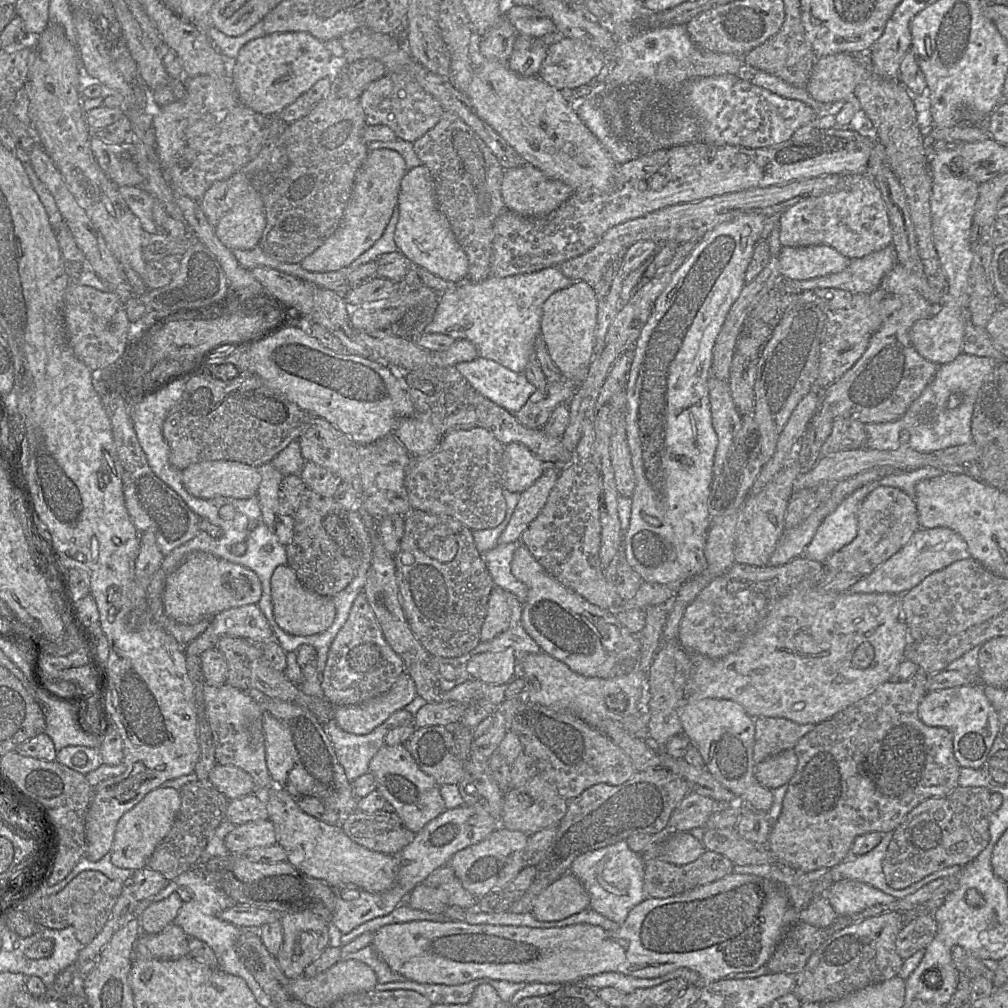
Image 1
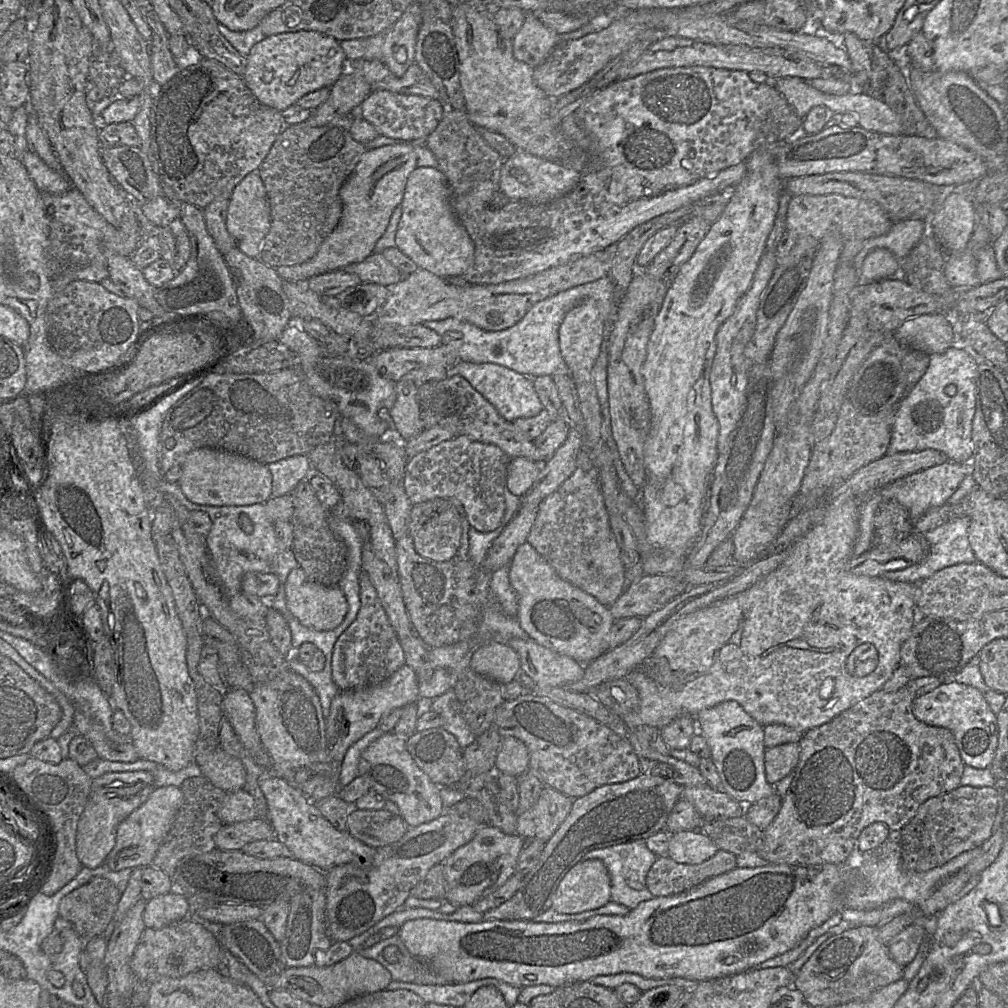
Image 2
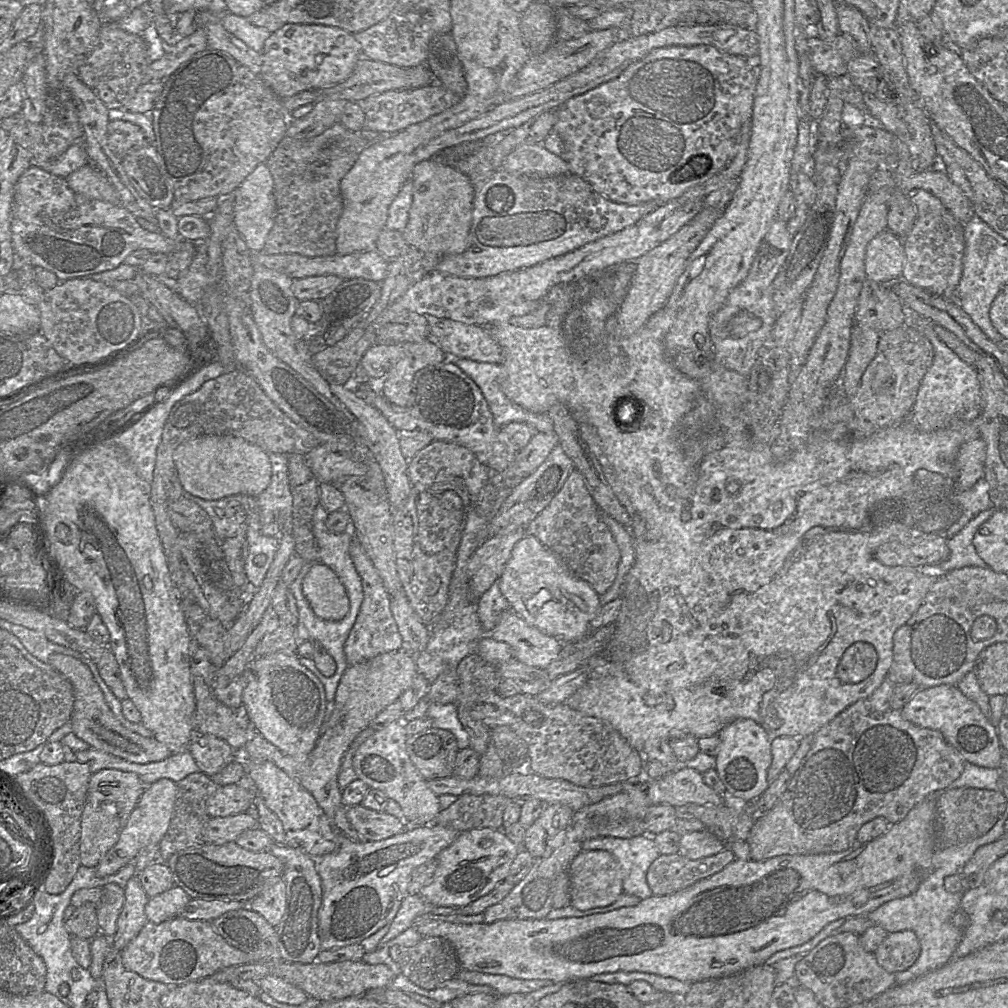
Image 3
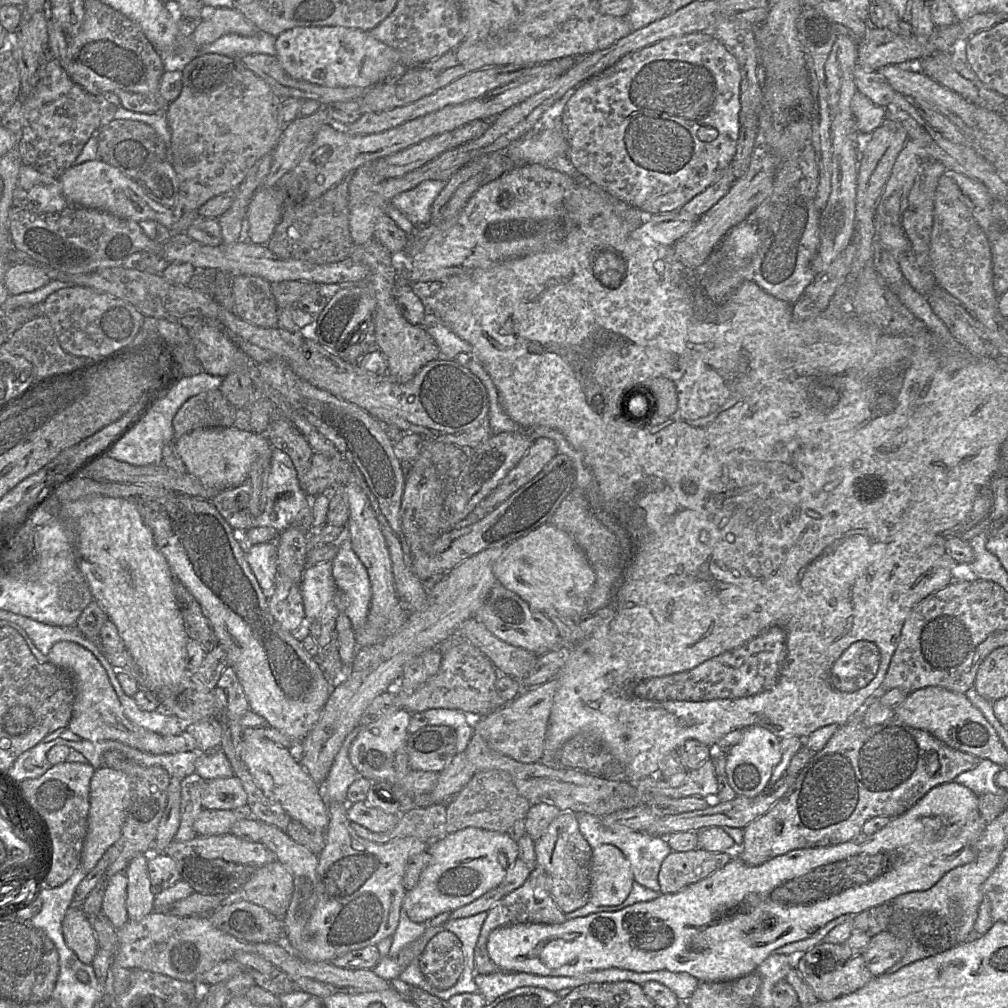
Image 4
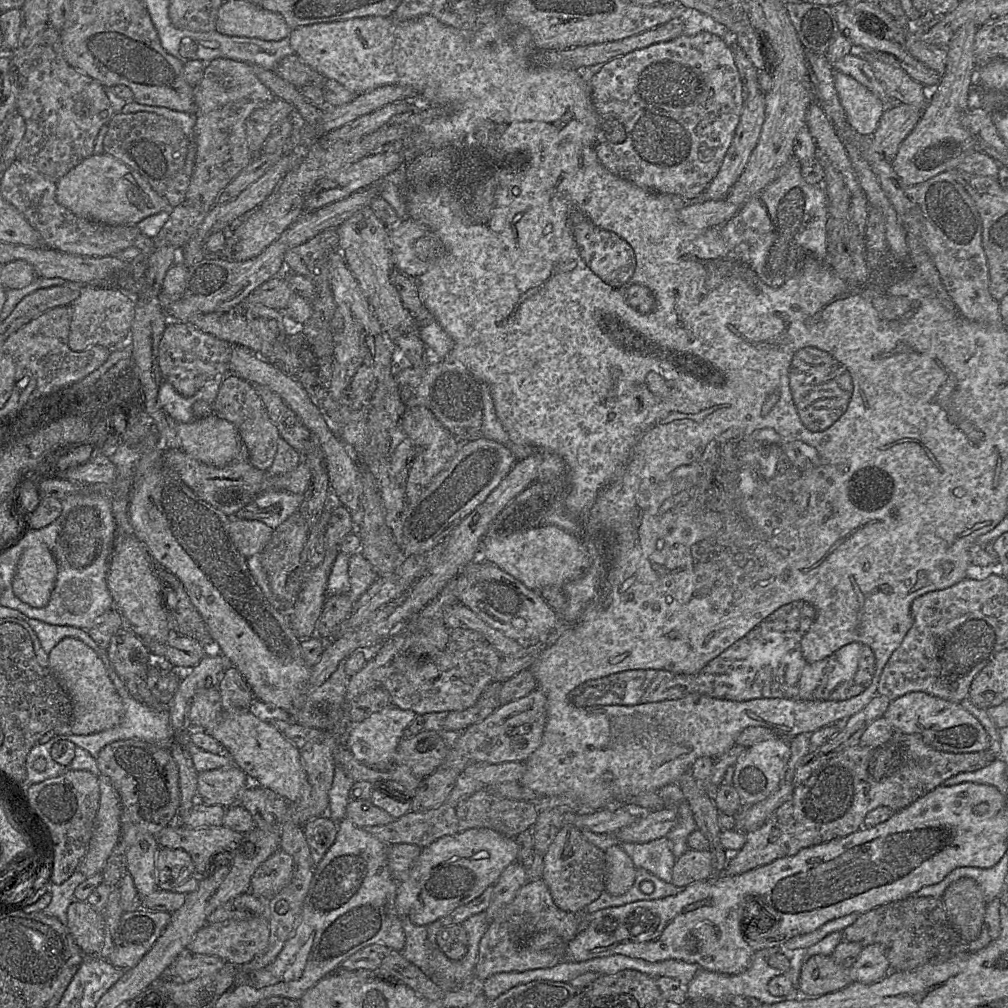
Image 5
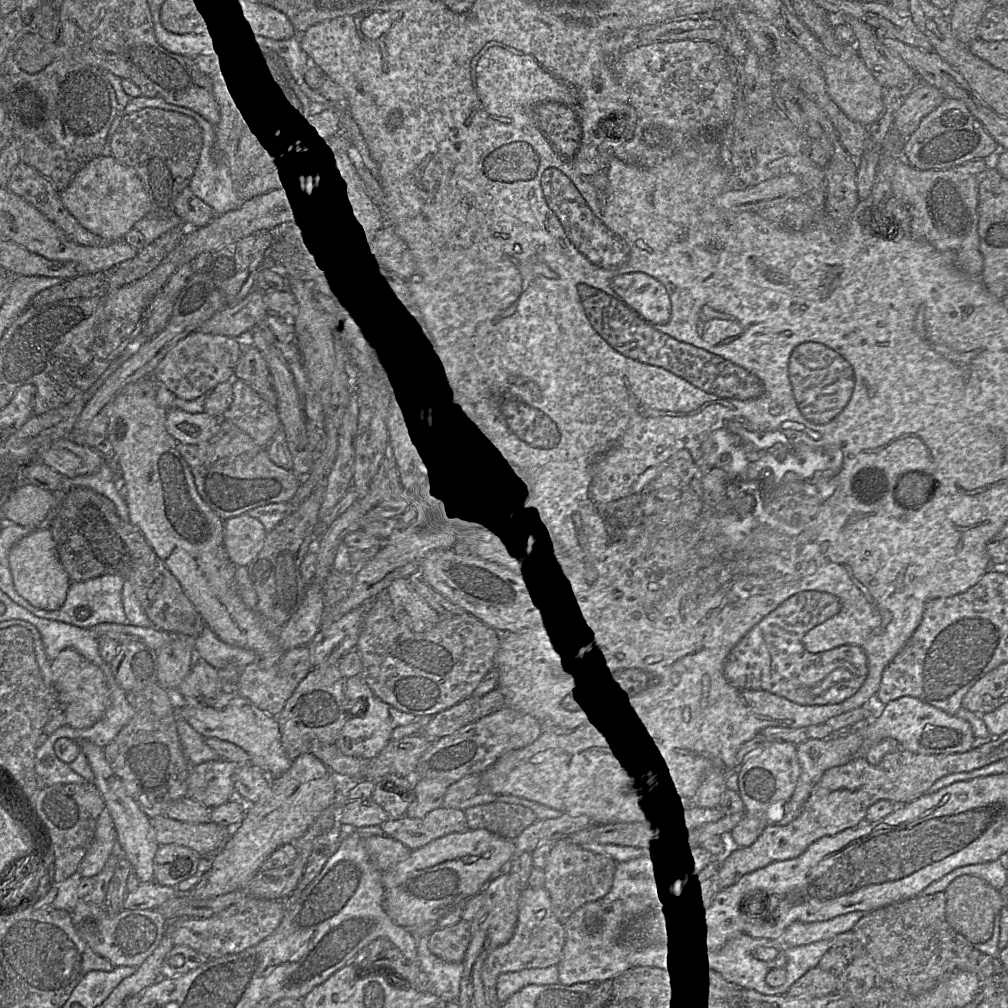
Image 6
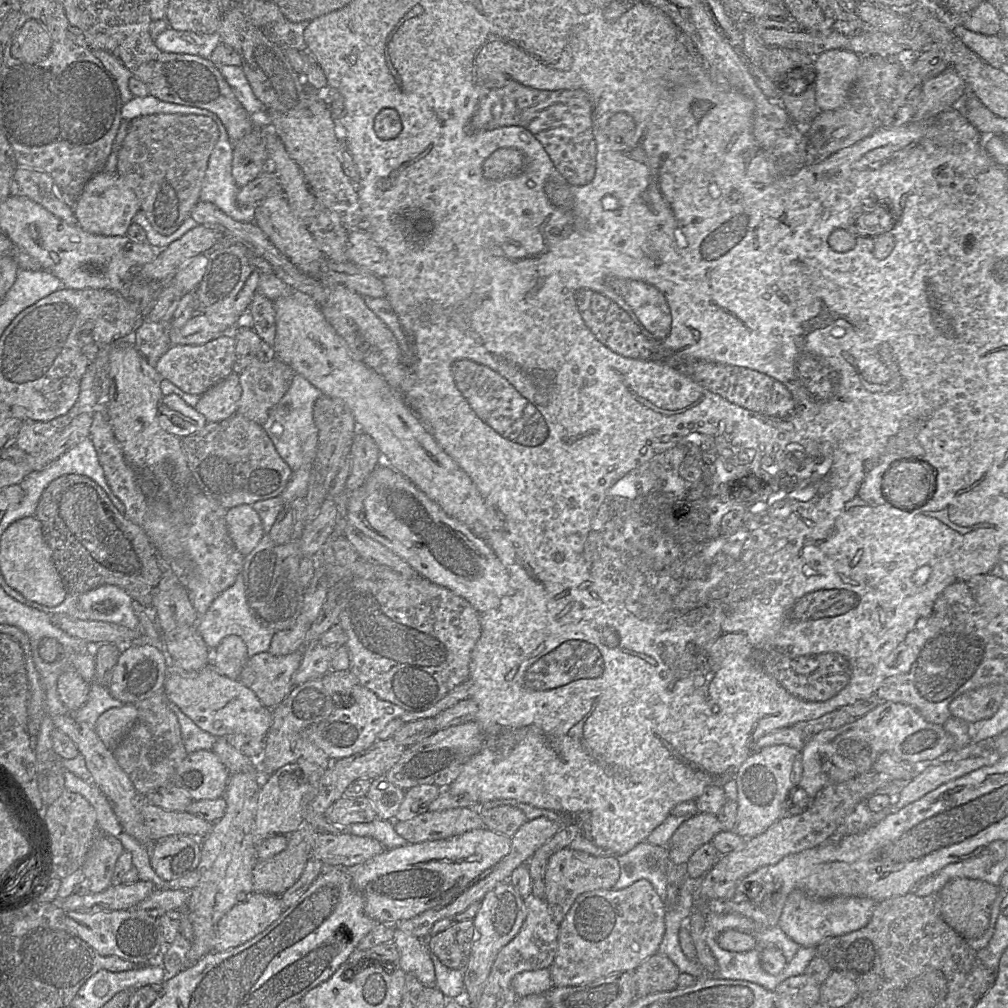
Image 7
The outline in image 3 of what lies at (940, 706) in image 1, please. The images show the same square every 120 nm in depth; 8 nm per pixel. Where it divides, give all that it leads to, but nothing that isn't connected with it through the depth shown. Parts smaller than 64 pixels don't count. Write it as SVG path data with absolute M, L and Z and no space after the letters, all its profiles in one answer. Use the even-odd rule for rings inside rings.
M945 684L920 689L900 711L913 724L939 731L966 762L986 768L999 768L1002 747L996 726L957 685Z

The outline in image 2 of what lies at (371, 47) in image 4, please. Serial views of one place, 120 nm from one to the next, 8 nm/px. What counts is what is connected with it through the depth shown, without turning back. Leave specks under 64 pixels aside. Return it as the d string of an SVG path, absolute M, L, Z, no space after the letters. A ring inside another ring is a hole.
M307 30L266 36L252 46L246 59L242 75L246 86L260 103L280 112L309 92L323 87L330 89L348 67L338 40Z

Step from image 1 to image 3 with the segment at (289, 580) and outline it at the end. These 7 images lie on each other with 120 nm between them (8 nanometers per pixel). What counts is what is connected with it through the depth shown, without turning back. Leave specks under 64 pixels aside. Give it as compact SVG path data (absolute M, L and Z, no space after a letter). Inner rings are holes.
M322 562L315 563L302 582L302 591L312 610L321 619L337 621L350 609L350 601L337 574Z

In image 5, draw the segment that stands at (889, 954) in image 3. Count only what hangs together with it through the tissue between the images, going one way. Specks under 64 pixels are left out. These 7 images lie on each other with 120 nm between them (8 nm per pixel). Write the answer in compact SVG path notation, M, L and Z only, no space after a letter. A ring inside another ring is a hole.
M880 944L864 947L849 972L852 983L871 984L883 979L889 974L889 961L884 947Z

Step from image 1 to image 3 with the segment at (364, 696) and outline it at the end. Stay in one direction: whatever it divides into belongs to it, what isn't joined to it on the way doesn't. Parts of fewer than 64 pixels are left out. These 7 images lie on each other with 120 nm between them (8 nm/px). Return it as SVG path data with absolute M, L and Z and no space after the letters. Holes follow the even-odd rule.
M356 535L351 542L350 555L355 568L361 577L364 593L364 600L356 622L344 644L344 653L347 664L353 665L368 661L386 652L404 648L404 645L391 611L391 597L385 589L377 569L364 551Z

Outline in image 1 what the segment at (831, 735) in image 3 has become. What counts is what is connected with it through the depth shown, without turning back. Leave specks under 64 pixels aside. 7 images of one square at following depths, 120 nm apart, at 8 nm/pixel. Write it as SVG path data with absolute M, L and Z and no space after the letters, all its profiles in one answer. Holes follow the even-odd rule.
M917 671L909 680L902 683L887 681L879 685L866 697L846 707L831 718L817 724L812 731L804 735L796 743L794 751L797 756L797 768L788 782L788 789L783 799L782 810L772 825L768 836L767 847L775 856L777 863L792 867L800 872L812 872L830 869L844 860L851 853L851 848L862 834L869 832L887 833L894 831L904 820L906 815L917 805L932 797L942 797L951 793L959 786L960 765L954 756L953 734L940 726L928 726L918 716L918 706L928 693L926 684L930 675L924 671Z

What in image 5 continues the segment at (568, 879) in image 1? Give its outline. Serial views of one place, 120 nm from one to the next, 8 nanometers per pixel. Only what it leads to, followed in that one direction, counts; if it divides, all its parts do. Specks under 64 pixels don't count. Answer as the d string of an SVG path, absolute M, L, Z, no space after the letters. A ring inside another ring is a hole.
M613 845L605 851L605 862L605 891L614 896L625 894L636 878L636 867L632 859L621 847Z

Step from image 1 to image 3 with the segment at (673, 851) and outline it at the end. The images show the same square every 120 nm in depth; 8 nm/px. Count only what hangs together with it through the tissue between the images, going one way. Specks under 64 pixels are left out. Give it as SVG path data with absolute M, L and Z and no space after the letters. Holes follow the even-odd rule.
M708 830L682 833L679 852L690 860L715 855L729 846Z

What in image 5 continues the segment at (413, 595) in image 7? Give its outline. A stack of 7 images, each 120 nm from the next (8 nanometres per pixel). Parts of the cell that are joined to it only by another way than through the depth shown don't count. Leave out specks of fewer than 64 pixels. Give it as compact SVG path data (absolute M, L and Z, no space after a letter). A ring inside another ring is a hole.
M462 628L449 631L447 645L442 651L432 654L412 651L413 649L405 649L395 655L392 672L382 687L389 693L392 705L403 710L412 710L418 715L430 712L462 711L473 706L484 689L495 679L502 658L480 633Z

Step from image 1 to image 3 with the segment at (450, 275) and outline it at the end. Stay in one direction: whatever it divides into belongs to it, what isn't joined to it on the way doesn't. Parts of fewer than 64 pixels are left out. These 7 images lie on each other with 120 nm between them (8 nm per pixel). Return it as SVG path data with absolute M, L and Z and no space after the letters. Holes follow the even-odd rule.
M426 160L412 170L413 200L409 219L402 232L409 246L435 250L442 255L463 253L472 225L475 189L469 178L441 160Z

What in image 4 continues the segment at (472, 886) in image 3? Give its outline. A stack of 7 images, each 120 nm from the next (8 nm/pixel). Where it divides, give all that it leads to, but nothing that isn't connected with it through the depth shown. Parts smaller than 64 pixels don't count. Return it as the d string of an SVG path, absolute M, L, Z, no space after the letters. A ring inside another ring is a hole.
M467 827L429 845L431 856L414 888L408 890L402 908L416 923L429 921L443 912L451 912L498 887L507 870L518 858L518 844L506 832Z

